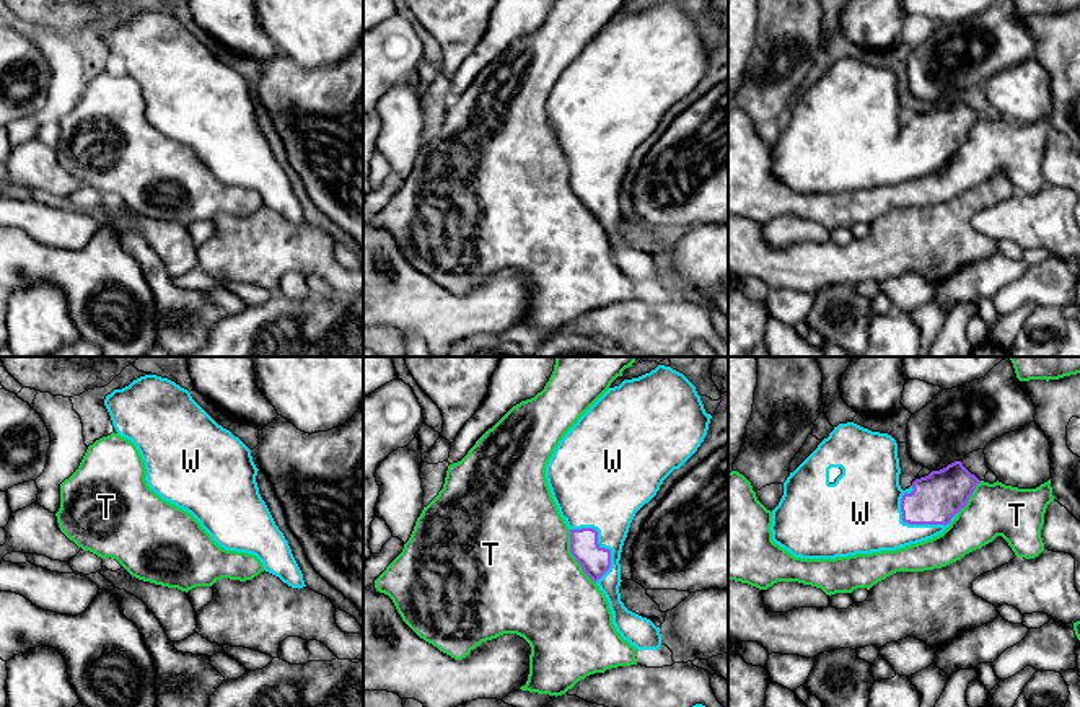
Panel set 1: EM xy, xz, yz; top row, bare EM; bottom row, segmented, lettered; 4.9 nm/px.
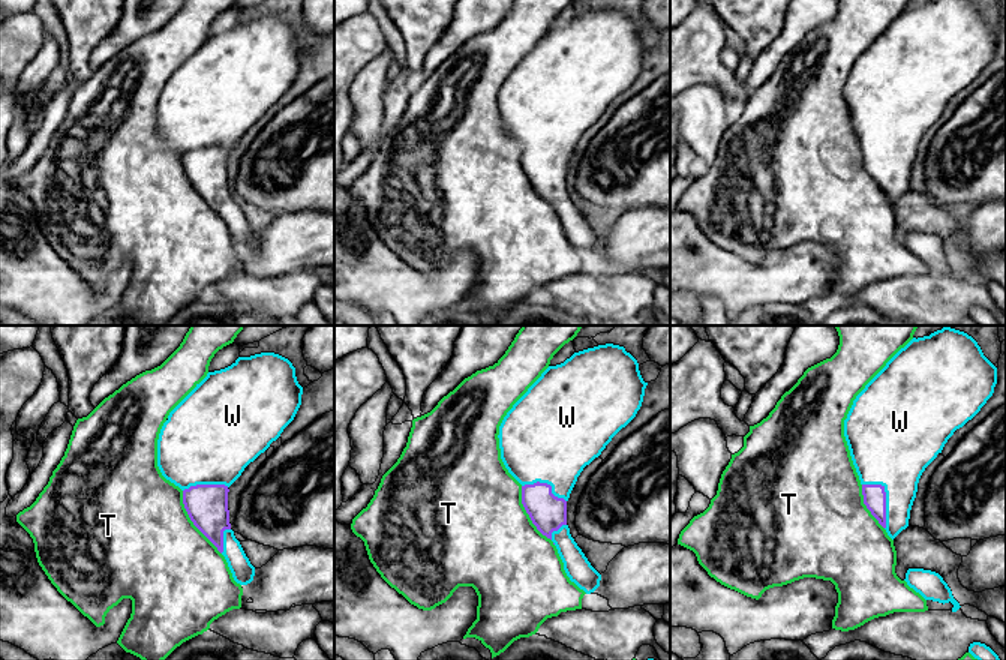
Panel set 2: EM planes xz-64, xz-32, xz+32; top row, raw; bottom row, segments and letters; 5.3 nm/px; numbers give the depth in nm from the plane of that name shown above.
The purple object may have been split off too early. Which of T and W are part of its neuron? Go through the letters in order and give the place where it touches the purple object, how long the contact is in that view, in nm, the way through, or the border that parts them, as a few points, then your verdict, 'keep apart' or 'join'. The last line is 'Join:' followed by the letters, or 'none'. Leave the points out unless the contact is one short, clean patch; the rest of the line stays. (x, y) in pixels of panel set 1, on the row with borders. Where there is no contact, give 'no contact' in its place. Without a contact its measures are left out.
T: meets purple in xz at (574, 556); contact 300 nm long; keep apart
W: meets purple in yz at (921, 523); contact 300 nm long; join
Join: W

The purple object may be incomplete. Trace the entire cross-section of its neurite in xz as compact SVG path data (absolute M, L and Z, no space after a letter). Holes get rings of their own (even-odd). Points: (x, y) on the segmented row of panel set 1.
M658 365L609 388L564 435L546 479L570 529L570 552L604 593L612 624L637 650L661 647L660 627L621 601L621 552L635 513L704 441L712 415L696 386Z

